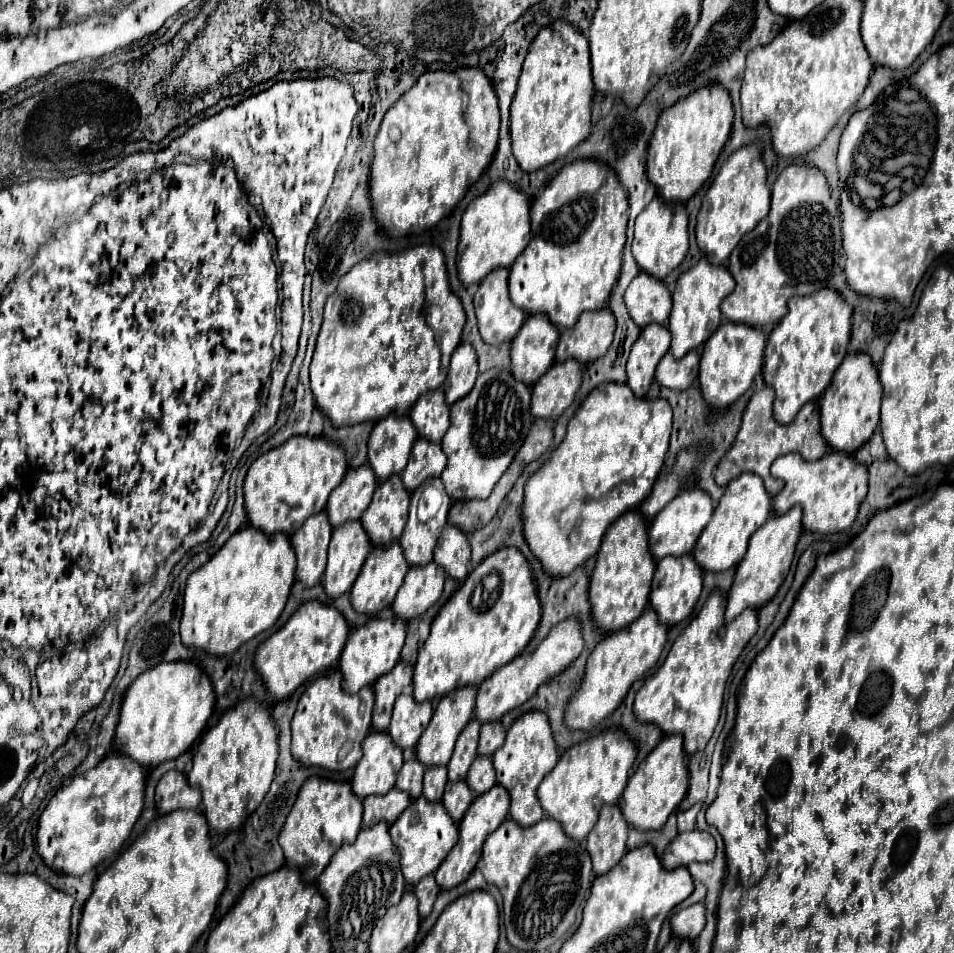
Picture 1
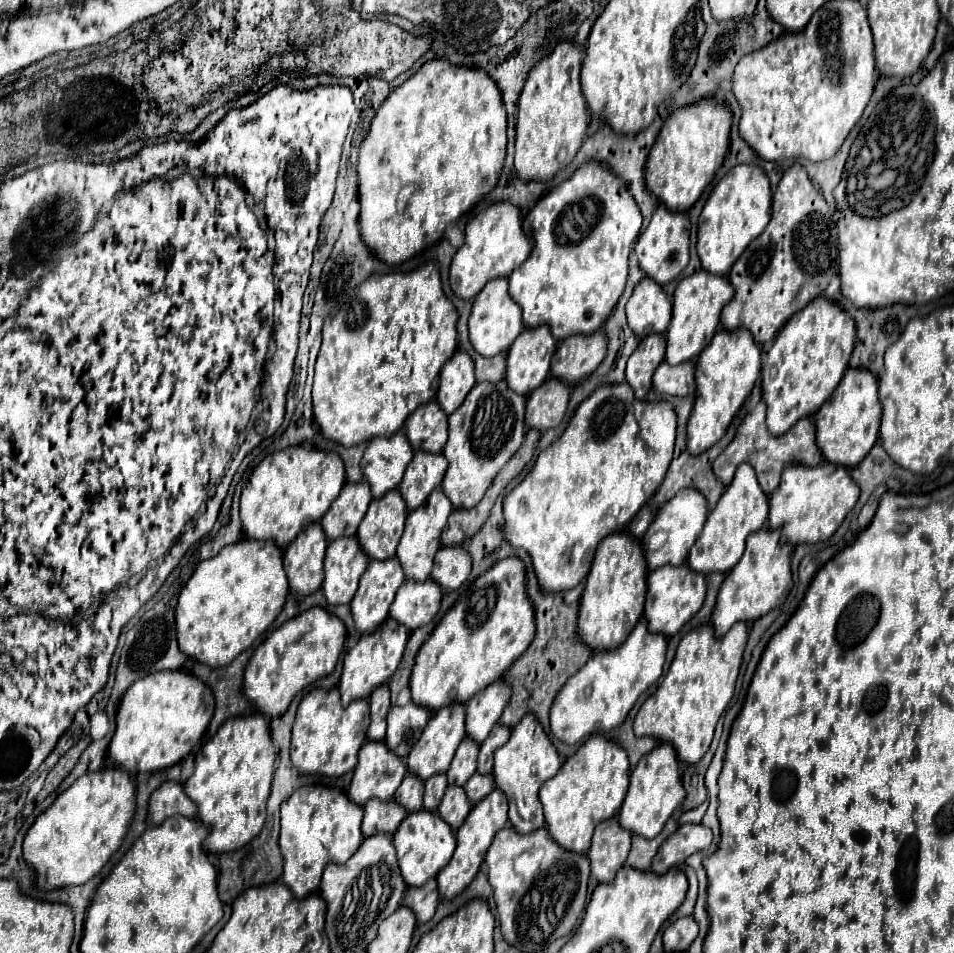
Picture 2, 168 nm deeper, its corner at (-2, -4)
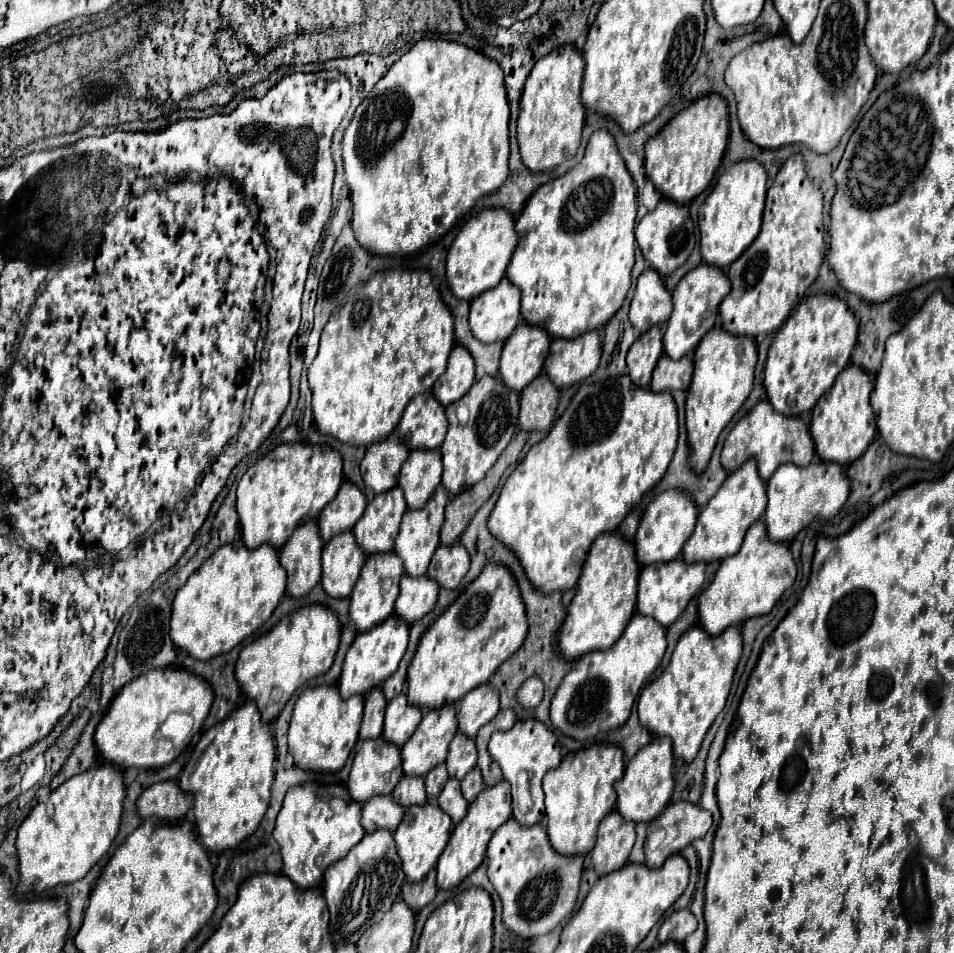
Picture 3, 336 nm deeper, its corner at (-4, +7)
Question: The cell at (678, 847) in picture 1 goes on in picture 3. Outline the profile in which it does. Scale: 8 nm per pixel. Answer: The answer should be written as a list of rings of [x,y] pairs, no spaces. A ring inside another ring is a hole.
[[[679,801],[679,803],[673,803],[669,805],[663,813],[661,813],[661,819],[657,817],[655,821],[649,823],[649,829],[647,829],[647,837],[644,845],[645,851],[645,865],[647,867],[661,867],[665,863],[665,859],[677,851],[681,851],[683,847],[687,847],[693,839],[699,839],[699,837],[705,837],[705,833],[709,831],[713,819],[711,819],[711,813],[689,803],[689,801]]]

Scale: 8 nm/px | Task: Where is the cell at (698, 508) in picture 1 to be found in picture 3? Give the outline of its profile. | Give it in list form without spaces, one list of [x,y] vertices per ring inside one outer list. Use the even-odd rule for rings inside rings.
[[[663,491],[657,495],[645,509],[637,535],[635,535],[635,551],[637,551],[637,561],[645,567],[651,563],[661,563],[661,561],[671,561],[681,555],[683,543],[689,539],[691,531],[695,529],[697,523],[697,509],[695,501],[691,495],[683,491]]]

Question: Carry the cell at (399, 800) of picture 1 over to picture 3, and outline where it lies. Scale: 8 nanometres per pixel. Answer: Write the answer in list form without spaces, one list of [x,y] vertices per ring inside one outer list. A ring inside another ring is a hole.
[[[377,795],[363,805],[363,819],[361,825],[367,833],[377,829],[395,831],[403,819],[403,807],[391,799],[391,795]]]

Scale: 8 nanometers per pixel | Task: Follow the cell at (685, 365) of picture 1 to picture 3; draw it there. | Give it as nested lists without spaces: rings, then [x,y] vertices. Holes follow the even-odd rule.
[[[663,355],[663,359],[659,359],[653,371],[651,391],[673,391],[673,389],[687,391],[691,385],[691,375],[693,375],[693,361],[689,357],[673,361],[667,355]]]

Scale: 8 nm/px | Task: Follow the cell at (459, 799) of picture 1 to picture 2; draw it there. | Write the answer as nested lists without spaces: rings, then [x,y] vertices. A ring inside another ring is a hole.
[[[447,786],[441,806],[439,806],[441,818],[445,818],[445,822],[449,822],[453,830],[457,830],[463,824],[463,820],[467,818],[469,810],[471,810],[471,802],[465,790],[461,786]]]

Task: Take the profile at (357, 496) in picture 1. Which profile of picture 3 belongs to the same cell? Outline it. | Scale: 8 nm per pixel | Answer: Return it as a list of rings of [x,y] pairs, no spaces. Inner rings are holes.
[[[343,481],[343,487],[339,487],[335,499],[319,515],[321,539],[327,543],[331,537],[343,531],[351,531],[353,525],[361,519],[363,511],[365,511],[363,493],[351,481]]]

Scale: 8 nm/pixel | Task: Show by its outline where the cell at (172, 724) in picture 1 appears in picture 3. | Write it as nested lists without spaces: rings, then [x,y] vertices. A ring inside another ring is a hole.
[[[173,667],[147,671],[139,675],[139,679],[127,683],[127,687],[123,687],[115,695],[107,713],[103,715],[103,721],[97,725],[95,745],[101,757],[119,769],[165,767],[181,753],[181,749],[175,749],[167,739],[155,739],[155,731],[159,729],[159,725],[167,719],[171,711],[181,711],[193,715],[195,719],[193,727],[197,727],[199,733],[211,709],[211,703],[213,703],[213,691],[209,683],[203,681],[201,677]]]

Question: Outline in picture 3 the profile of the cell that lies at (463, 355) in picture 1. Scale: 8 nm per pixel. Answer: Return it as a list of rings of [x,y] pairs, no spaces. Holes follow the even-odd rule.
[[[455,345],[449,355],[445,375],[439,377],[437,383],[433,385],[433,395],[443,407],[447,407],[459,401],[473,383],[475,383],[475,361],[471,359],[471,353],[465,347]]]

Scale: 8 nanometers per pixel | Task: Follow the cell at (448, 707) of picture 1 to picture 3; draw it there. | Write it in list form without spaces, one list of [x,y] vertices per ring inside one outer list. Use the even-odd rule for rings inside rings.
[[[441,707],[427,711],[411,739],[401,747],[401,767],[405,775],[425,777],[427,771],[445,761],[451,739],[457,733],[457,709]]]

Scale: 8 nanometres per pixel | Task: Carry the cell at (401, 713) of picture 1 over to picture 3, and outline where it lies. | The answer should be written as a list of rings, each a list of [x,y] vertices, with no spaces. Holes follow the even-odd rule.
[[[401,693],[393,697],[385,711],[385,725],[383,725],[383,737],[395,745],[401,747],[417,729],[419,719],[423,719],[423,713],[419,707],[411,705],[407,697]]]

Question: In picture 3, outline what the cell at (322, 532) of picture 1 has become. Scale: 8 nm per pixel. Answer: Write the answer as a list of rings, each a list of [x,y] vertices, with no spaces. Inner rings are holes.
[[[315,521],[303,523],[283,547],[279,559],[287,569],[287,593],[295,599],[305,597],[321,579],[323,541]]]

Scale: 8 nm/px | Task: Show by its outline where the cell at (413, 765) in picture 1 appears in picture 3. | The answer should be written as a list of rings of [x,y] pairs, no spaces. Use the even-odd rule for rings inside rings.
[[[405,775],[405,777],[399,781],[399,787],[395,787],[393,799],[395,799],[395,803],[399,803],[401,807],[425,805],[425,803],[427,803],[427,795],[425,795],[423,777],[409,777],[409,775]]]

